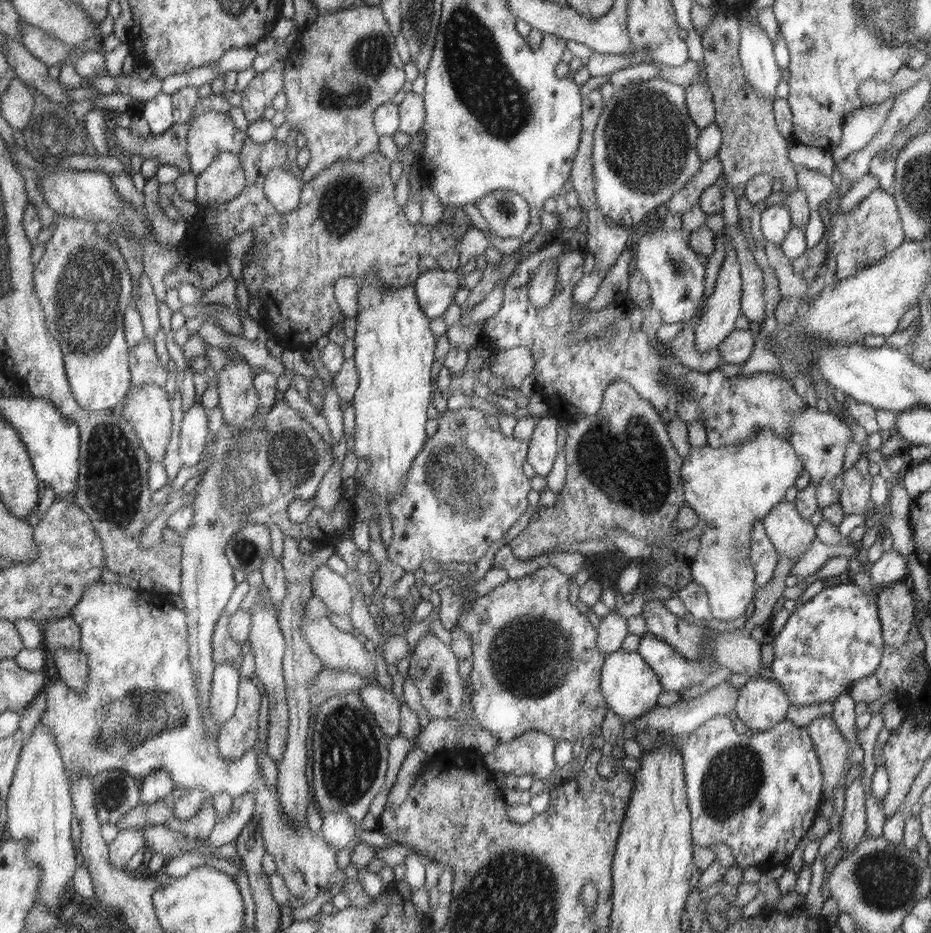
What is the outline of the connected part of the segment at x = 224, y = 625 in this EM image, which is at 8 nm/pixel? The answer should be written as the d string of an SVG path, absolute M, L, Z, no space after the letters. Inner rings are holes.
M223 614L222 618L217 621L212 634L212 657L214 663L224 663L224 661L234 661L238 665L238 669L242 664L242 646L234 637L230 635L229 629L229 616Z

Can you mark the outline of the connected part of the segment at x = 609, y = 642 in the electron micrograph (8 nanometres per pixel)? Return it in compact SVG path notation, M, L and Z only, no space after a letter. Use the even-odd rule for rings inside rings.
M610 611L608 616L601 618L598 632L597 645L608 656L621 650L624 639L629 635L628 620L616 611Z

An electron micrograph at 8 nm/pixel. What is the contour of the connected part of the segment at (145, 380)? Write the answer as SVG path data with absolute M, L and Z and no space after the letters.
M146 338L129 353L129 366L133 370L135 386L156 384L164 388L170 376L169 370L160 364L156 356L155 344Z

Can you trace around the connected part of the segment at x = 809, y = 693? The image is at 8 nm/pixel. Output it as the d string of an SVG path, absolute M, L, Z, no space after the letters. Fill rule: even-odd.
M841 582L824 587L812 599L800 605L788 618L780 633L773 636L774 660L770 664L770 672L780 682L794 704L833 703L840 695L850 691L850 684L865 679L873 674L882 660L882 630L880 618L876 614L876 596L864 596L864 590L854 586L854 582Z

